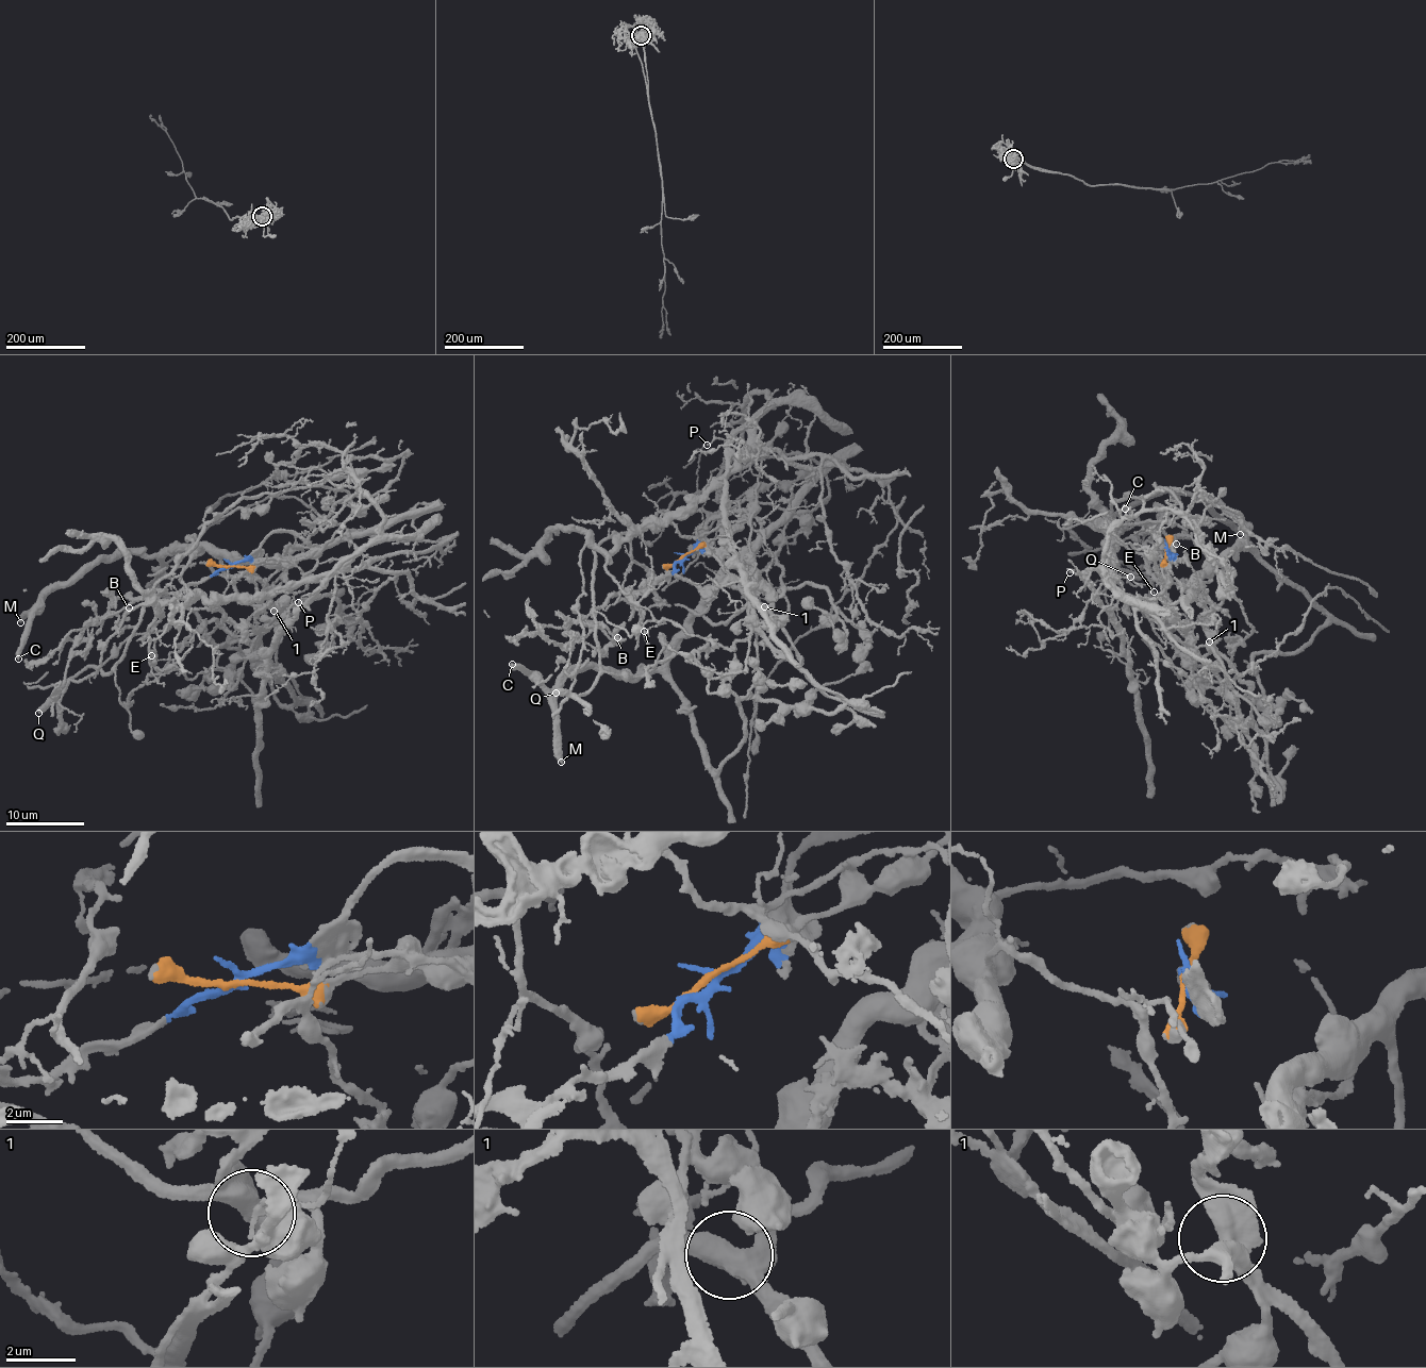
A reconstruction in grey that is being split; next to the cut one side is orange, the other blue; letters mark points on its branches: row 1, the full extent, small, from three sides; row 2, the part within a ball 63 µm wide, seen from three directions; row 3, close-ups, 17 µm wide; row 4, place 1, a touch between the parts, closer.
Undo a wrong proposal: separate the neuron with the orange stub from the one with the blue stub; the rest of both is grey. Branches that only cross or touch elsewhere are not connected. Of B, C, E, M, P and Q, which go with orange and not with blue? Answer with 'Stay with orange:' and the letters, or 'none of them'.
Stay with orange: C, E, M, P, Q

